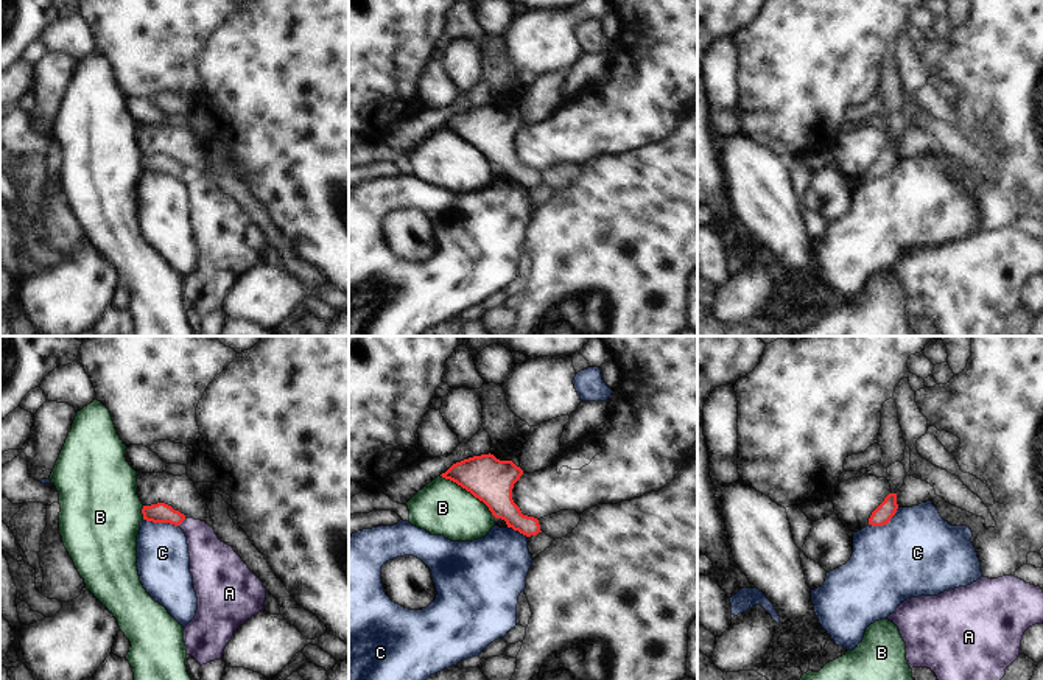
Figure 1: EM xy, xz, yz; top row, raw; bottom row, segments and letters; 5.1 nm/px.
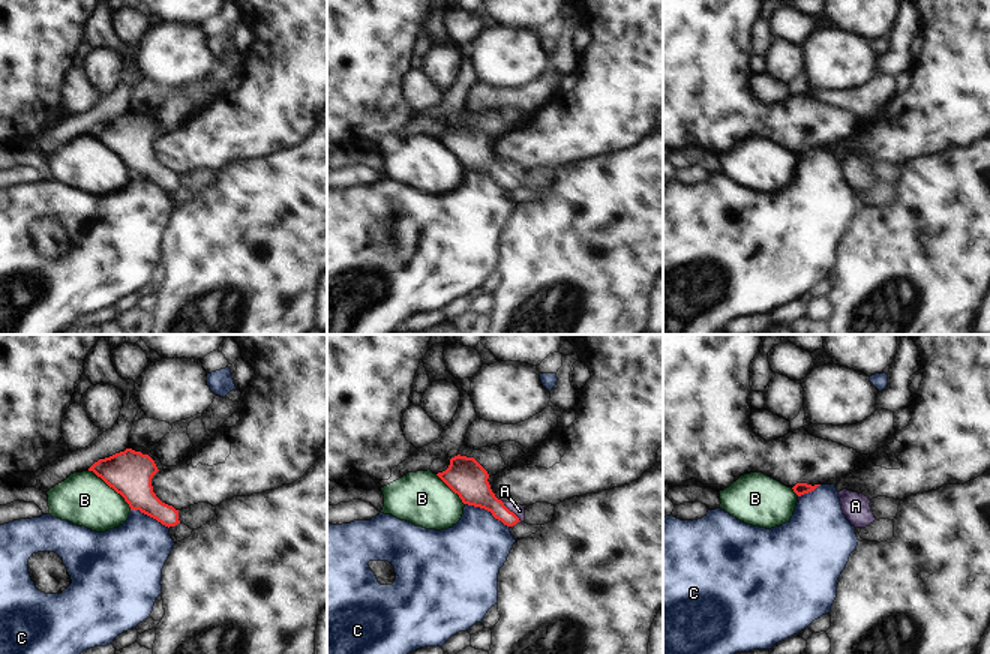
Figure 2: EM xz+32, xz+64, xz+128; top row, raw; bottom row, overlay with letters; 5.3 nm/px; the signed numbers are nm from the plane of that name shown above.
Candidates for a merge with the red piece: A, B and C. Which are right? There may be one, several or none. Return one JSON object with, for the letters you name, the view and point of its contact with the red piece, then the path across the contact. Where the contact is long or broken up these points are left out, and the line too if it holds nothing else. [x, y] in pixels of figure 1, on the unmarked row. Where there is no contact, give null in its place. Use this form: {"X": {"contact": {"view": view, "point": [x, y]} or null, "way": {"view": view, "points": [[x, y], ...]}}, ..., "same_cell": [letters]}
{"A": {"contact": {"view": "xy", "point": [181, 173]}, "way": {"view": "xy", "points": [[161, 164], [181, 173], [204, 196], [210, 210]]}}, "same_cell": ["A"]}

